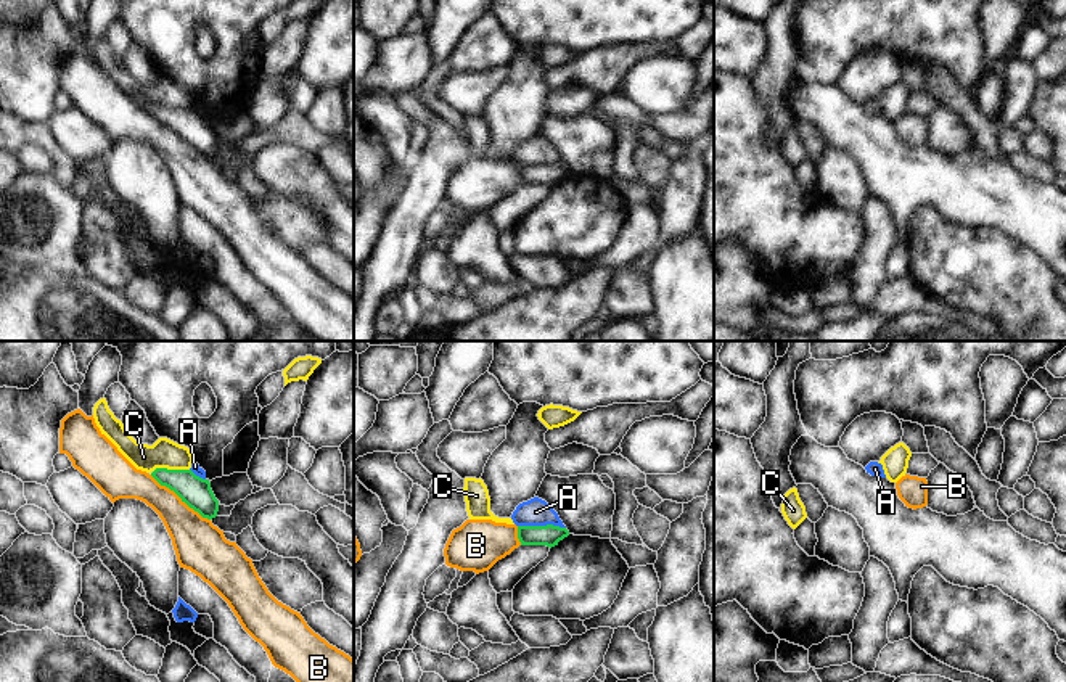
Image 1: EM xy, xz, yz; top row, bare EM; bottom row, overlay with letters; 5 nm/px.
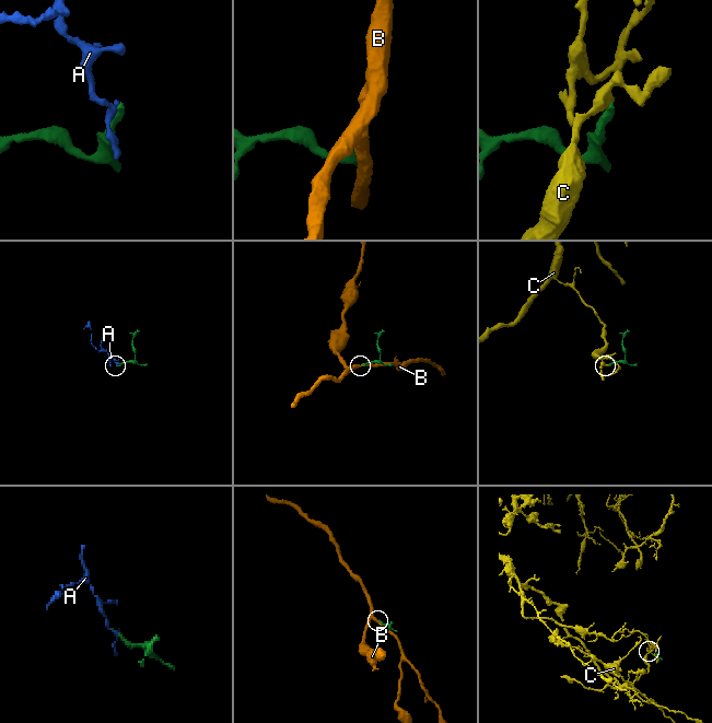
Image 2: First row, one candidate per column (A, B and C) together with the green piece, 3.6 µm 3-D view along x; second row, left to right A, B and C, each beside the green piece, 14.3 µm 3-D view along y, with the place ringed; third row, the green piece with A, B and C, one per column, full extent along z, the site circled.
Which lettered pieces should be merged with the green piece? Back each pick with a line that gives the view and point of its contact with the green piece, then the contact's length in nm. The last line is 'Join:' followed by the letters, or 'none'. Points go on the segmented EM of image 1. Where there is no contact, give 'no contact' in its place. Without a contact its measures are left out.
Join: none

